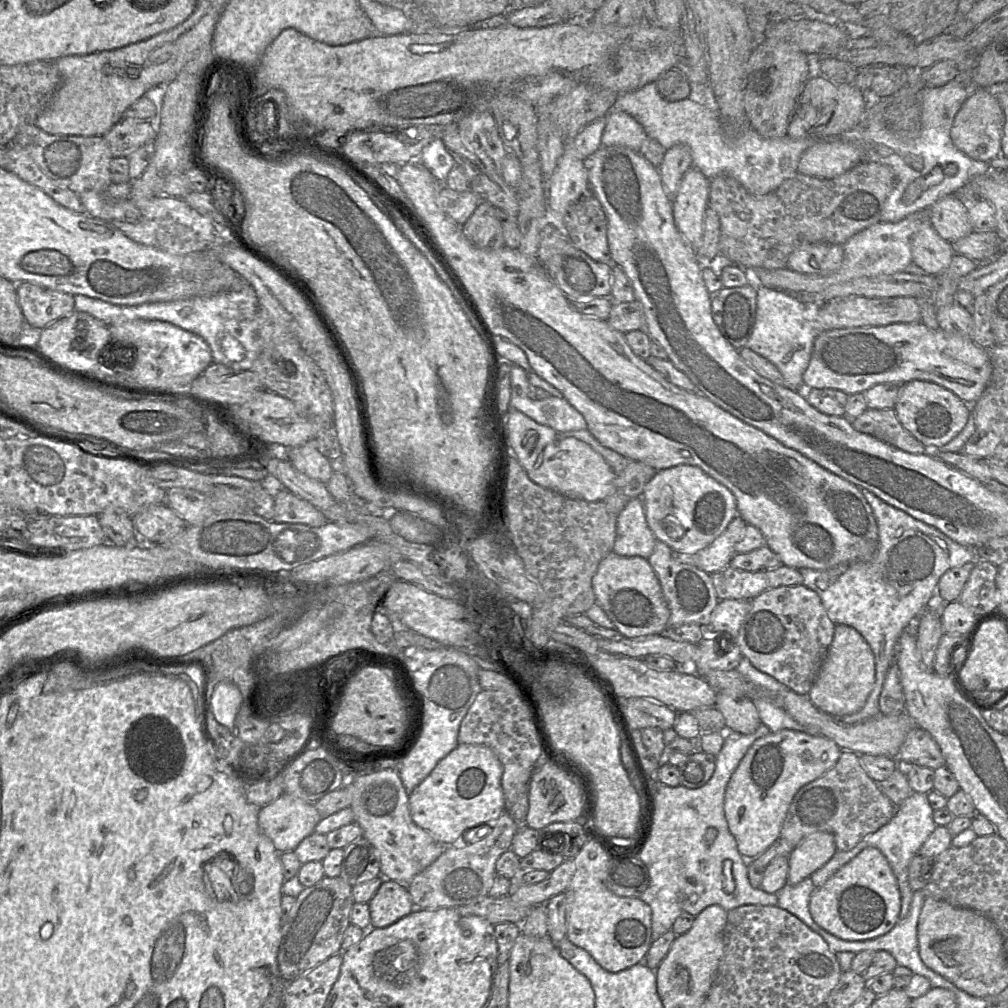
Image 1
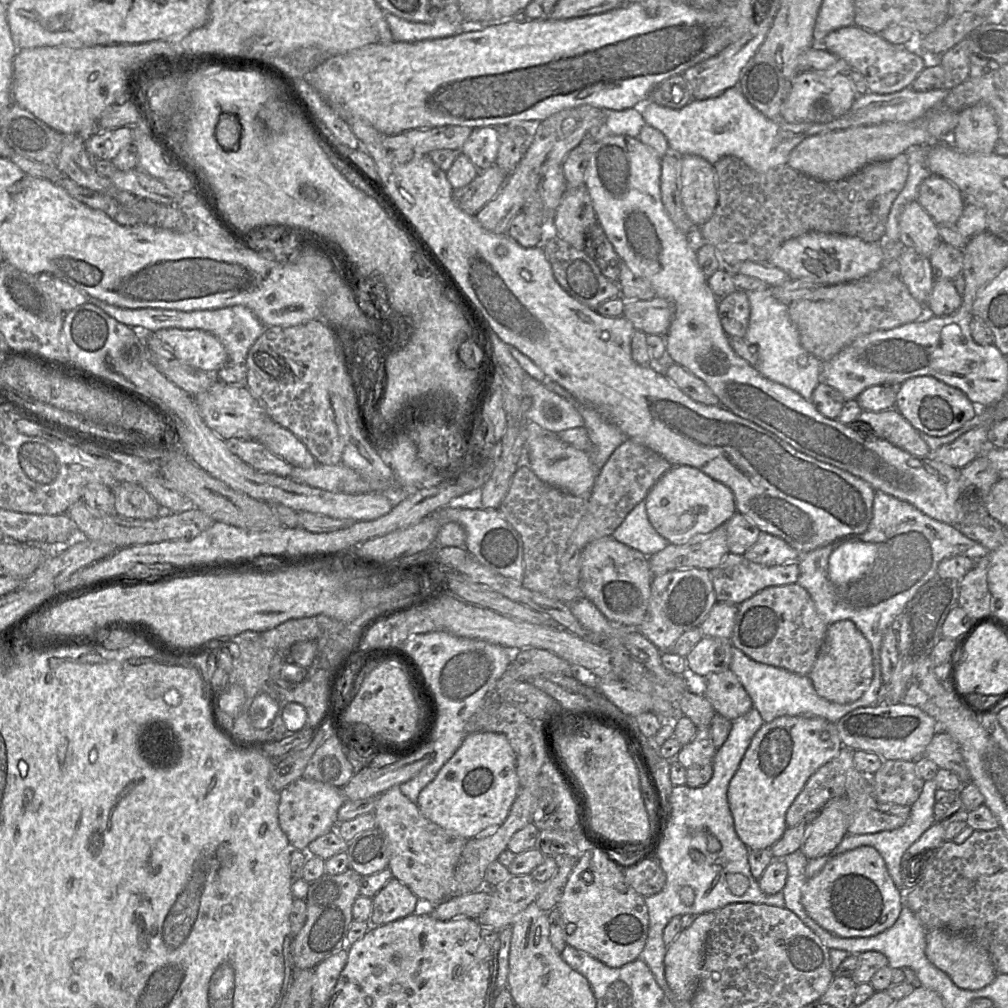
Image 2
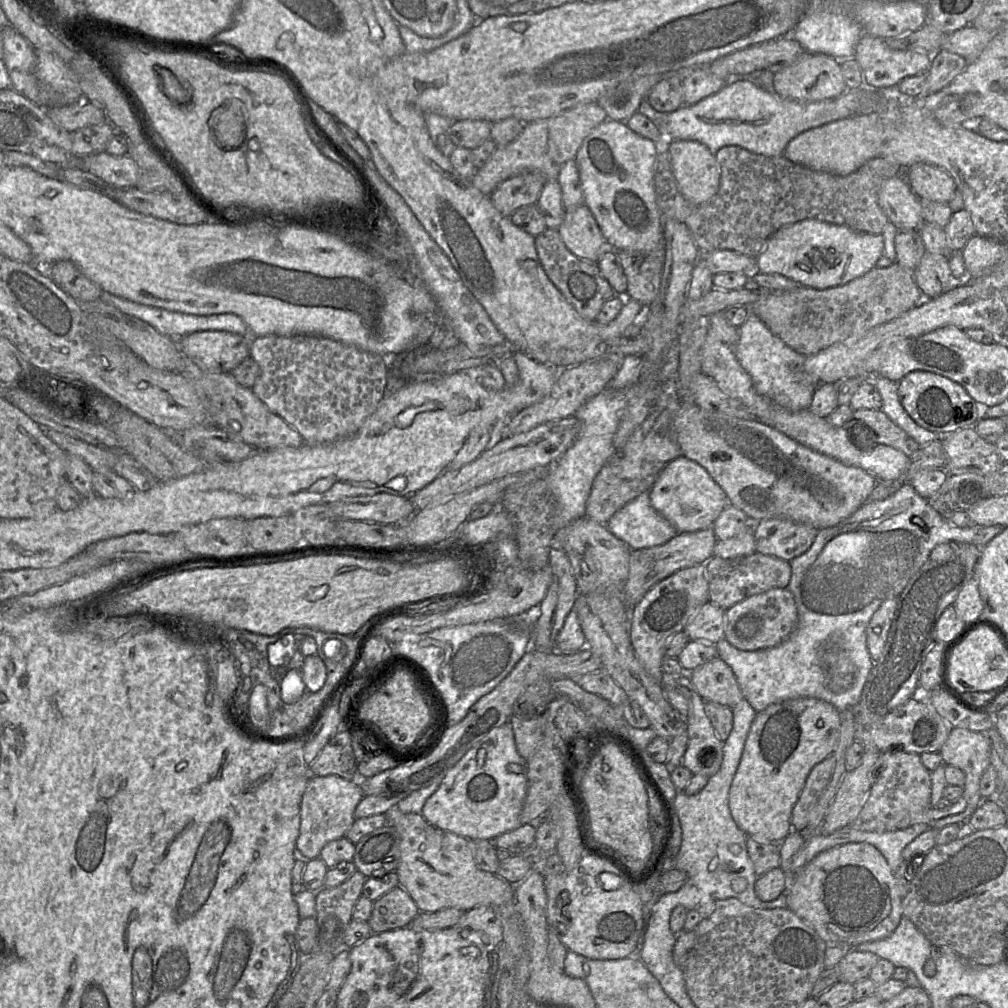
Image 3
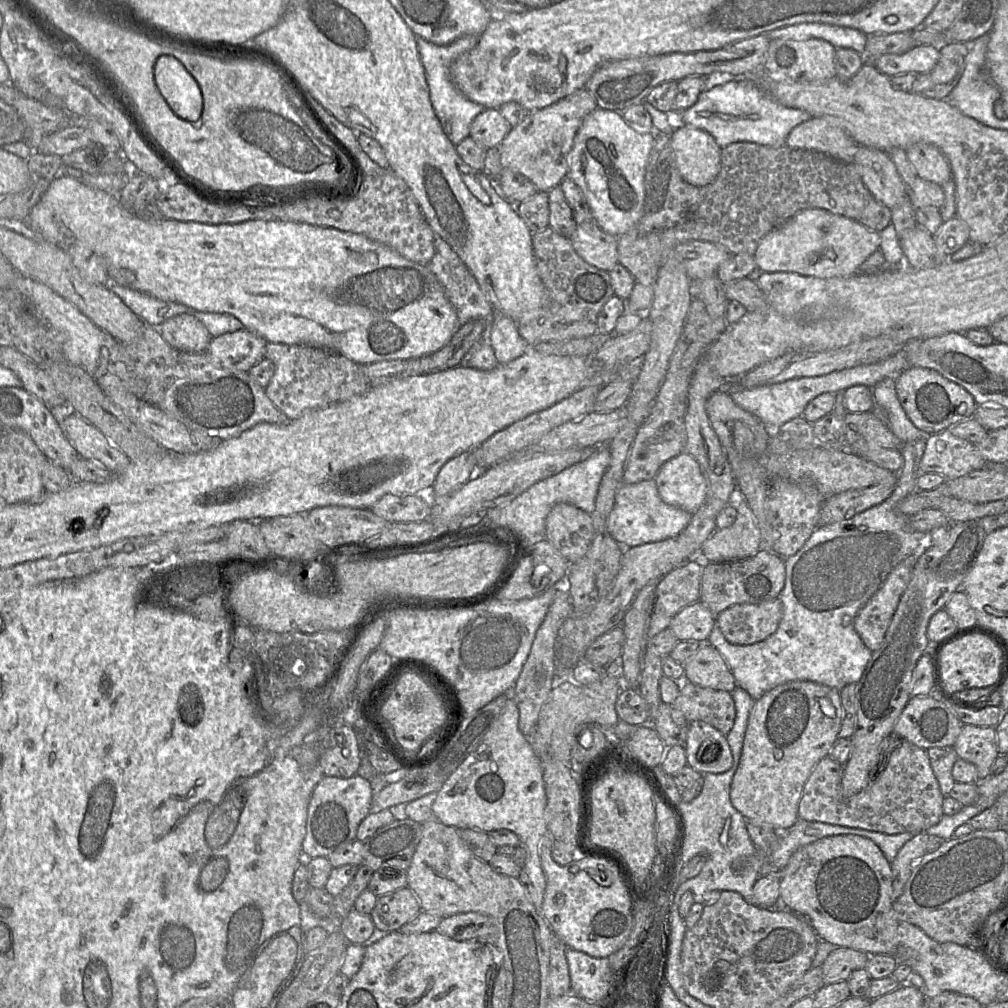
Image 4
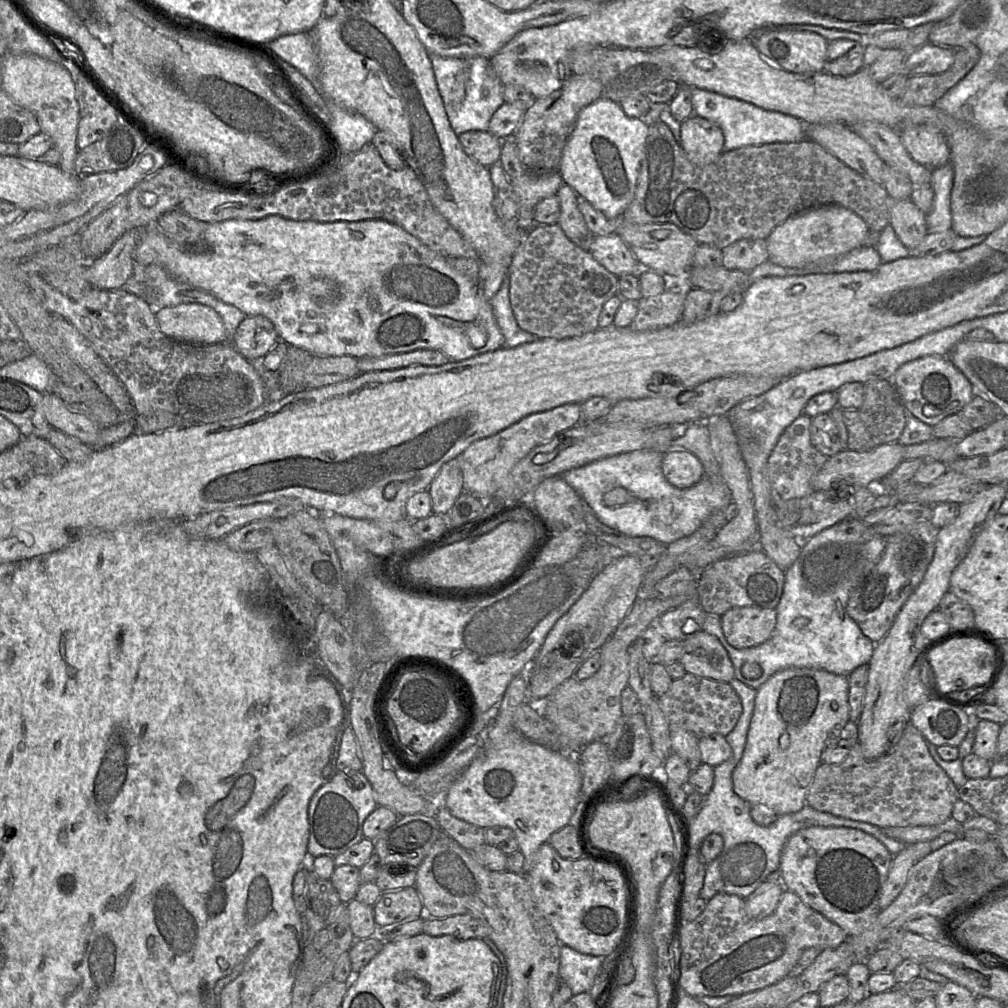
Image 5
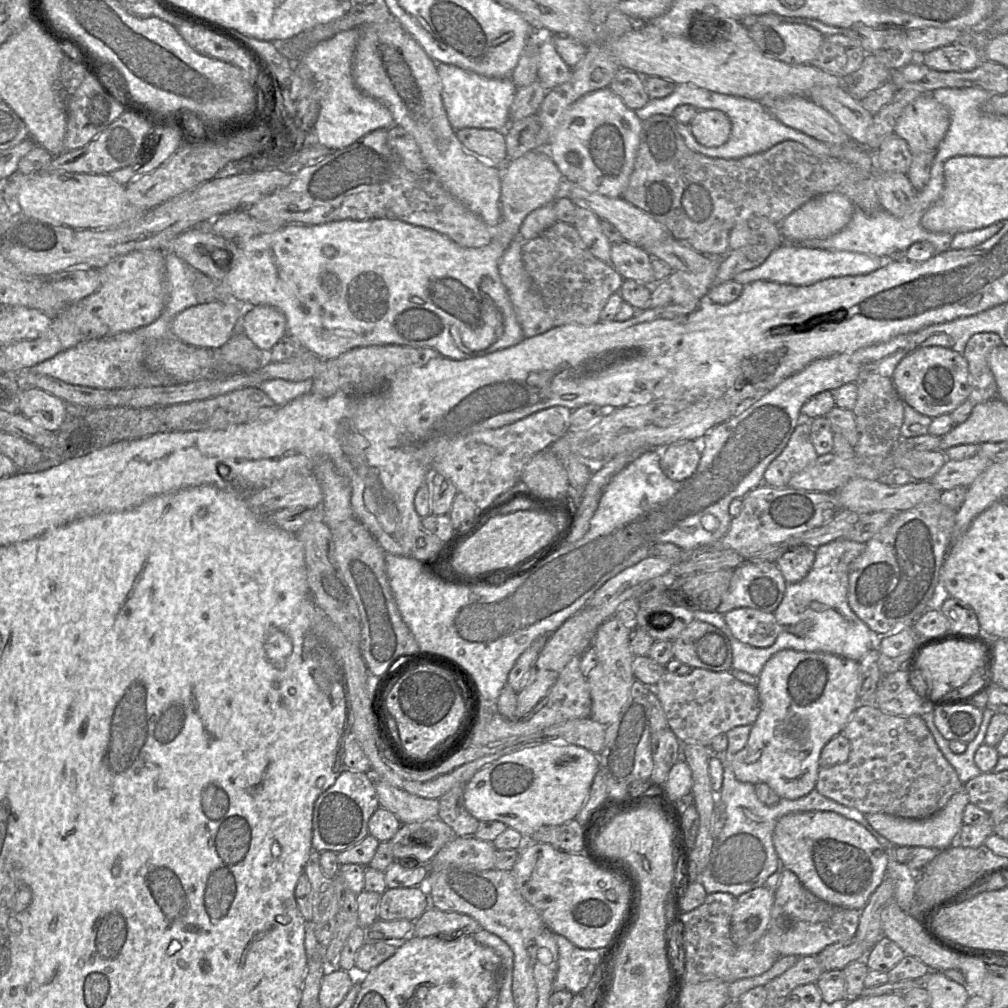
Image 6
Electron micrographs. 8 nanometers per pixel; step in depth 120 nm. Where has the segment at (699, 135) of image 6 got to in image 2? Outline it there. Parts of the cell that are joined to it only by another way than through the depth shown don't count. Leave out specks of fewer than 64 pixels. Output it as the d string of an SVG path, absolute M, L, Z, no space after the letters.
M700 156L681 158L681 201L684 211L698 228L713 215L718 202L717 178L712 164Z

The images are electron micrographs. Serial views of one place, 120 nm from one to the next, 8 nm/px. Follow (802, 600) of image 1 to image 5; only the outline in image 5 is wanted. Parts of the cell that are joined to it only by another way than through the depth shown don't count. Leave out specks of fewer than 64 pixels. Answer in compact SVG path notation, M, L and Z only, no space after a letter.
M735 607L721 617L728 643L738 649L758 646L768 640L776 627L776 609Z

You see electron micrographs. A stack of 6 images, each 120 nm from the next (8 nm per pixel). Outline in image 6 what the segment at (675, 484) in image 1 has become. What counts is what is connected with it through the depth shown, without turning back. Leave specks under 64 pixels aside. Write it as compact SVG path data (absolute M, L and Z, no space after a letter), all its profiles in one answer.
M692 440L676 442L661 449L660 467L673 481L682 481L694 474L701 459L701 453Z

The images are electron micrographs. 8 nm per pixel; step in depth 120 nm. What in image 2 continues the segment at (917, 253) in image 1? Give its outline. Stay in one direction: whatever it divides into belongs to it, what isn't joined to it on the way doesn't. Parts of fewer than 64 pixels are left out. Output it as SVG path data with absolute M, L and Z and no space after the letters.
M917 201L908 203L900 215L899 241L927 258L942 242L937 224Z

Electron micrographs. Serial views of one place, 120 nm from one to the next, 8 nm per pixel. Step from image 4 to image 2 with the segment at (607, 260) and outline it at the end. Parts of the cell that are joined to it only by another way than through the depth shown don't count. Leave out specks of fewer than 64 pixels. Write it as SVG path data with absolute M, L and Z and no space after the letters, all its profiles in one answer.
M586 188L567 189L552 220L561 239L578 250L584 250L589 230L598 223Z

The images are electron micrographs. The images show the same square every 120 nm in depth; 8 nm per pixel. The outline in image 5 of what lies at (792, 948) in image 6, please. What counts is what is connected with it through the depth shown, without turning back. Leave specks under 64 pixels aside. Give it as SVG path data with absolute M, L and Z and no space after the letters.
M789 890L783 891L774 914L789 929L801 950L834 948L847 939L840 926L806 905Z

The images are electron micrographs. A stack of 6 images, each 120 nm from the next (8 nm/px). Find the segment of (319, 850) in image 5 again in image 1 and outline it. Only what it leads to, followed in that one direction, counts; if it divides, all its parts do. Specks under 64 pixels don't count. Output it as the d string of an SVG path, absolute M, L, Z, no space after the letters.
M283 793L258 813L258 826L280 853L294 851L300 842L314 833L321 816L313 804Z

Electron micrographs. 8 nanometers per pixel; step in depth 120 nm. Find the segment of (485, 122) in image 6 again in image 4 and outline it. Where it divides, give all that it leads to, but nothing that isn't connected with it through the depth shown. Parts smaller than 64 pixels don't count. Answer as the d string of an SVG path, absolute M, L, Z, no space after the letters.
M464 36L449 45L439 46L423 38L417 37L417 49L424 67L425 79L429 88L431 104L437 115L444 133L456 146L469 136L470 126L475 117L485 110L485 107L464 96L454 85L450 76L450 66L454 60L473 49L478 36Z

